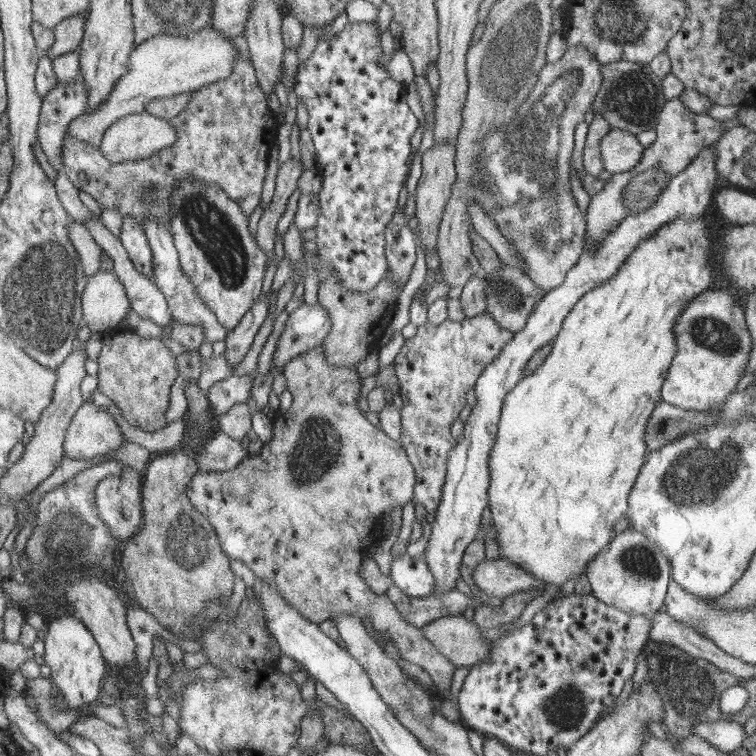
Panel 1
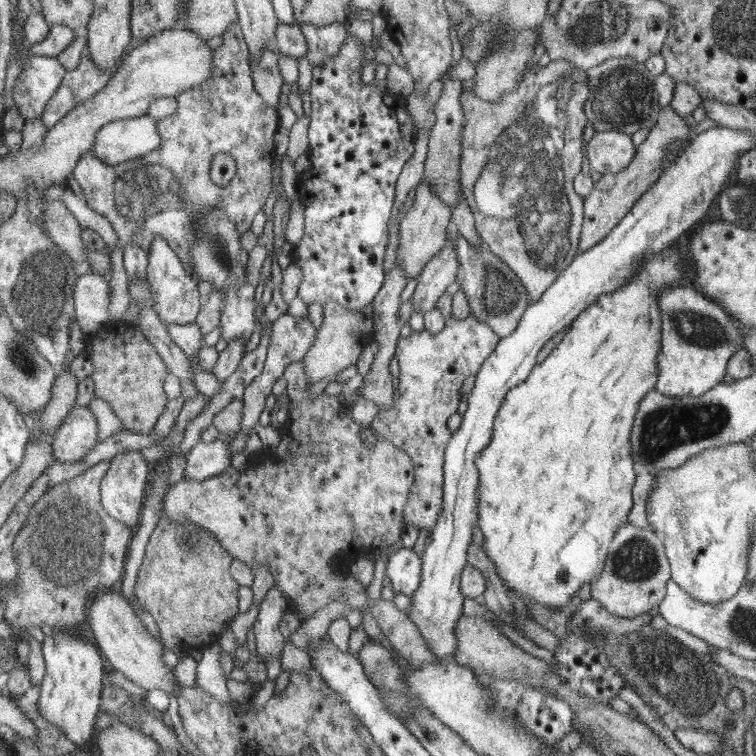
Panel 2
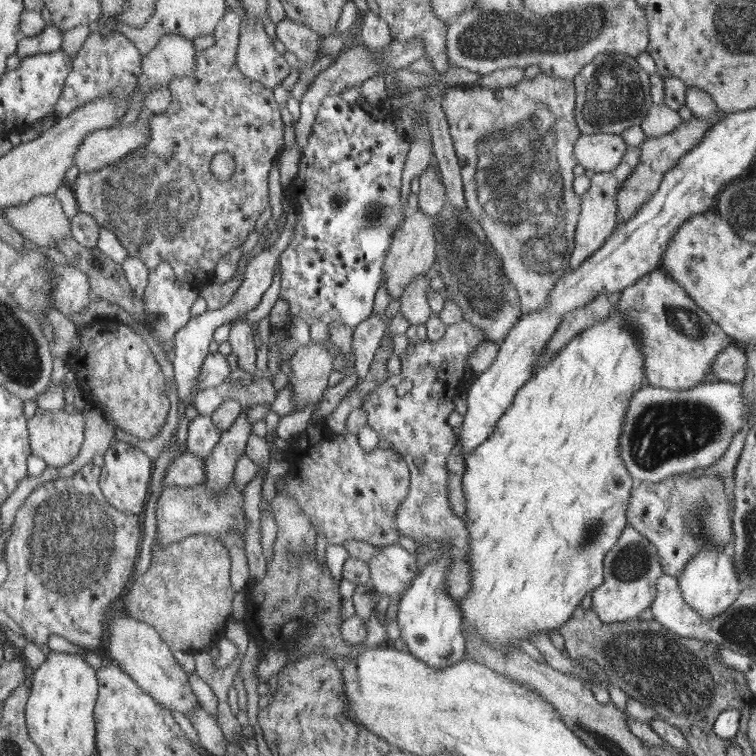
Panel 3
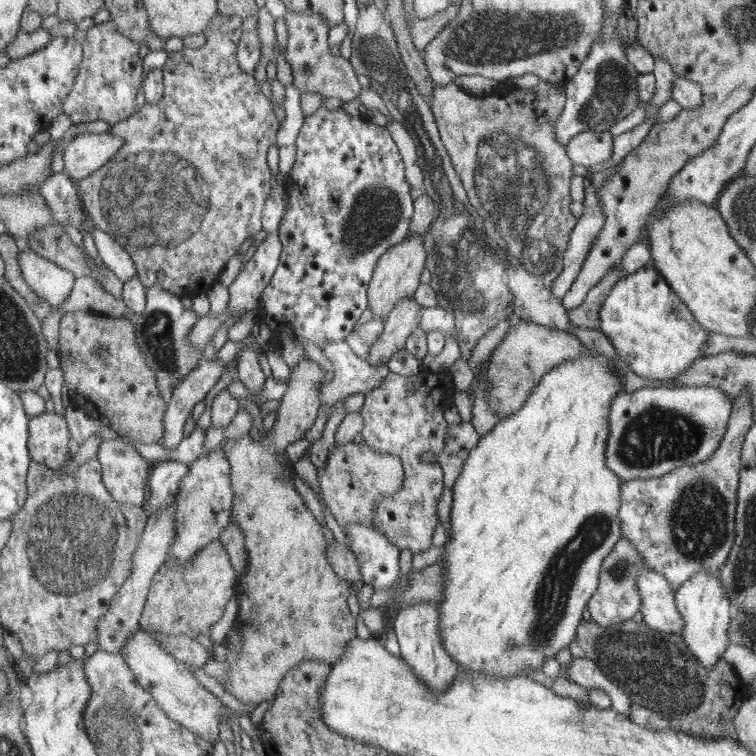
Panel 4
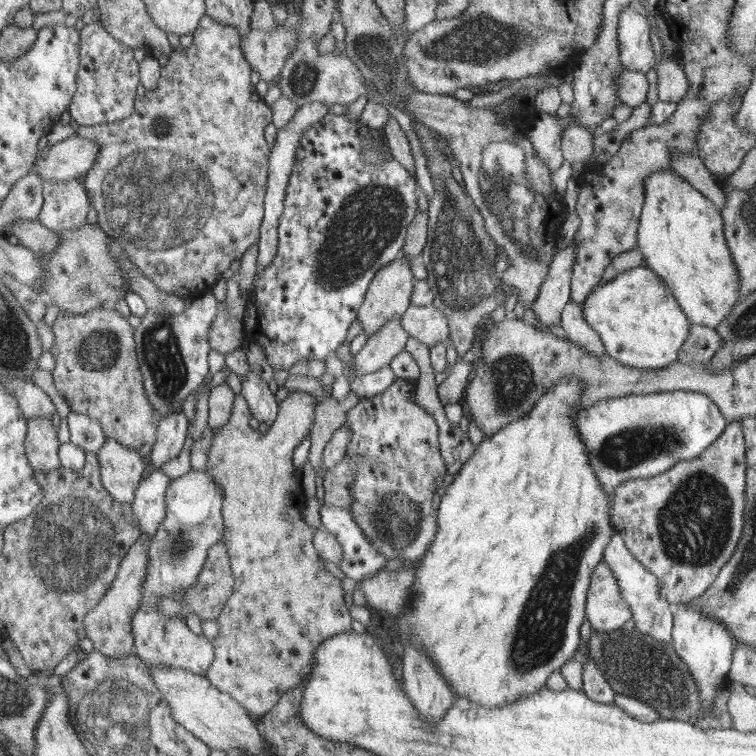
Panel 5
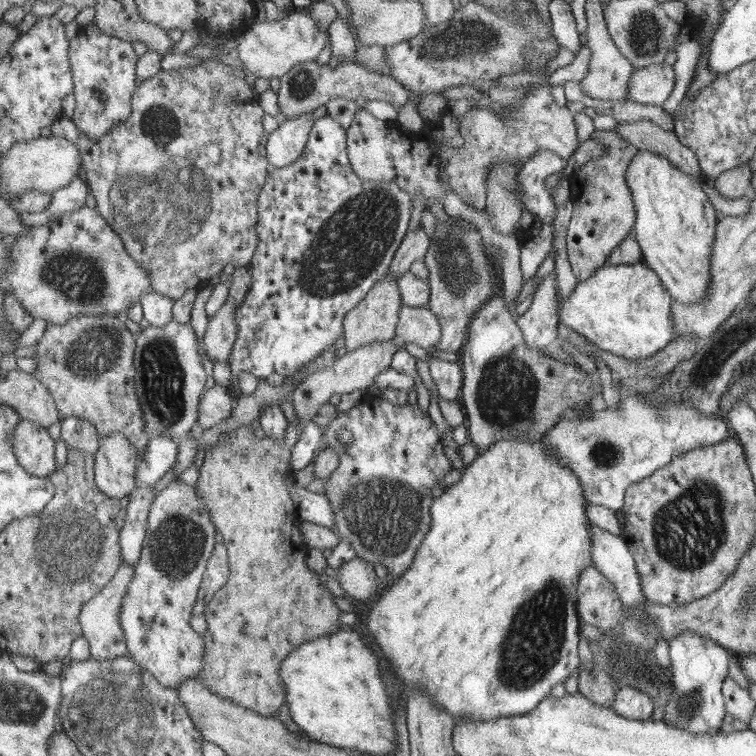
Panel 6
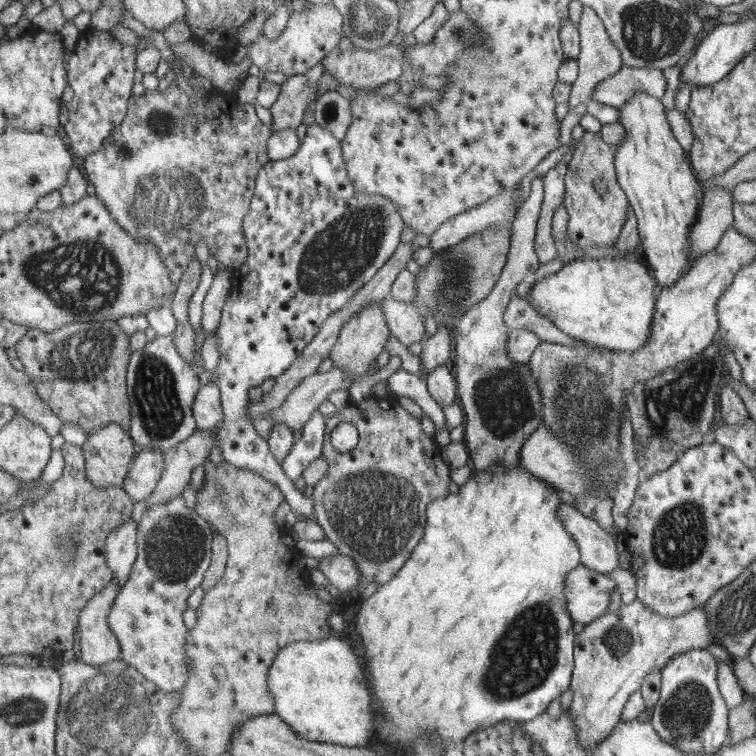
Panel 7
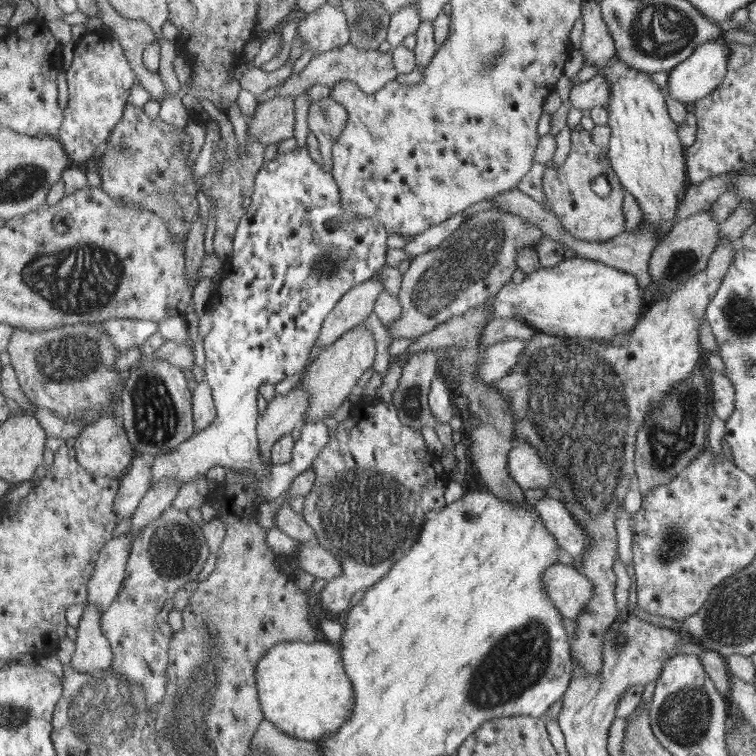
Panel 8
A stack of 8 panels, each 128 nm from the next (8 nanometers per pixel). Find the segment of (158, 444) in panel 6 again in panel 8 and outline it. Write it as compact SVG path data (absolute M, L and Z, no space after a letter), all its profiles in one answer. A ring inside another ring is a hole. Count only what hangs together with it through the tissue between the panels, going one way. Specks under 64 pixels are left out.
M139 454L130 465L128 474L120 479L120 489L115 500L119 520L133 516L136 507L151 488L155 455Z

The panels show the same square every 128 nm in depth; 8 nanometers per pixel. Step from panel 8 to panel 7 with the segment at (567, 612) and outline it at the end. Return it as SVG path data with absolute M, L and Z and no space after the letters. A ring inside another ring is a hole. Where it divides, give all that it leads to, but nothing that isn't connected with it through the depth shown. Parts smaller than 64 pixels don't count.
M578 565L567 574L565 590L569 614L574 622L588 625L611 604L611 594L616 584L607 575L588 569L585 565Z

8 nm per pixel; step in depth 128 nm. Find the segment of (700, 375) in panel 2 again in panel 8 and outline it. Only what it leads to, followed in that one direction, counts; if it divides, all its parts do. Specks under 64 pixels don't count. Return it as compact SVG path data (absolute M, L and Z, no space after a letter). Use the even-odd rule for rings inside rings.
M572 257L558 265L531 272L520 284L502 287L490 298L490 321L515 318L553 338L613 340L617 334L629 334L647 309L638 280L617 267L590 259Z

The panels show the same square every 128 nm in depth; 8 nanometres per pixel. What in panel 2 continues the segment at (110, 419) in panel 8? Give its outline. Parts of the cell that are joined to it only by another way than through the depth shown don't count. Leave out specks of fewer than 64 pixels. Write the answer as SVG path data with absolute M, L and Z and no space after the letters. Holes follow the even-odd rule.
M127 450L109 461L109 470L102 481L102 502L108 514L118 522L126 526L136 526L146 484L148 484L148 472L151 466L146 464L145 458L137 450Z

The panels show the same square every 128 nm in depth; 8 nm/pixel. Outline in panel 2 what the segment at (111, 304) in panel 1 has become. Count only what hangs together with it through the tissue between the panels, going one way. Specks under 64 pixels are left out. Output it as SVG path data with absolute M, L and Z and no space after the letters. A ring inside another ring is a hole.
M88 272L77 278L74 283L74 307L77 308L77 322L83 333L96 333L105 326L105 323L112 320L108 313L110 306L110 286L108 278L103 274Z

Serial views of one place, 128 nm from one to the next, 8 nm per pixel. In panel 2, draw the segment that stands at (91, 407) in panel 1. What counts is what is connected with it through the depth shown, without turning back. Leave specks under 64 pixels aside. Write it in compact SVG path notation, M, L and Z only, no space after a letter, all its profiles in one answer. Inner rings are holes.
M88 406L74 407L67 420L53 435L53 449L57 463L72 463L82 460L96 448L98 424Z

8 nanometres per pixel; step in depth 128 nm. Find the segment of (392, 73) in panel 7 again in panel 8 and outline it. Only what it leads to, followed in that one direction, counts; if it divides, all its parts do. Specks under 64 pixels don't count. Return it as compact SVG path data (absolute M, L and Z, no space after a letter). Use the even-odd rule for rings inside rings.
M349 42L344 46L329 50L328 52L314 55L308 65L300 73L292 74L282 84L274 88L269 88L260 96L256 96L256 99L260 104L265 100L270 100L277 96L292 95L297 97L311 86L314 86L314 84L332 87L333 84L342 82L343 80L351 80L361 87L362 90L366 91L368 94L372 94L380 90L383 86L391 84L395 80L396 74L392 52L381 52L378 51L378 49L357 49Z

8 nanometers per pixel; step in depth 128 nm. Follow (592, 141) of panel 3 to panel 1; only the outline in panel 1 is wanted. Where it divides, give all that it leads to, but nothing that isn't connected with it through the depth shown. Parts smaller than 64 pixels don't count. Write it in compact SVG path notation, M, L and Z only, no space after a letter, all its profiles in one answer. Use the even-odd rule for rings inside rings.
M612 128L600 146L604 170L612 174L630 171L642 160L644 150L645 147L636 139L635 134Z

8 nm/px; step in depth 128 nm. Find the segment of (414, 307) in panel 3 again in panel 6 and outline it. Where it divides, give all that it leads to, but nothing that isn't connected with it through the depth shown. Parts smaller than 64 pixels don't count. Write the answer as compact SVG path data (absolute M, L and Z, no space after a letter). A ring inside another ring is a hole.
M397 336L387 341L374 341L369 345L361 346L353 351L348 351L341 358L336 359L331 365L308 375L290 394L293 398L293 408L300 420L308 420L315 415L317 410L328 403L332 394L348 394L354 390L368 389L375 382L383 370L391 366L395 352L399 351L402 344Z

